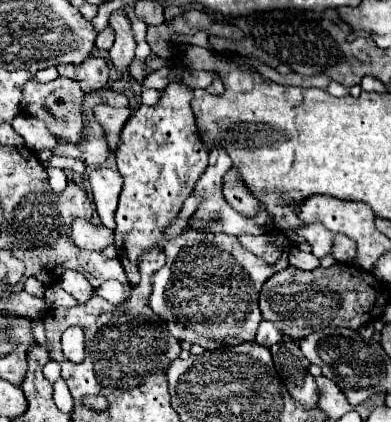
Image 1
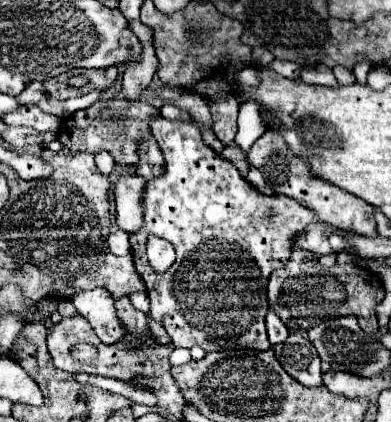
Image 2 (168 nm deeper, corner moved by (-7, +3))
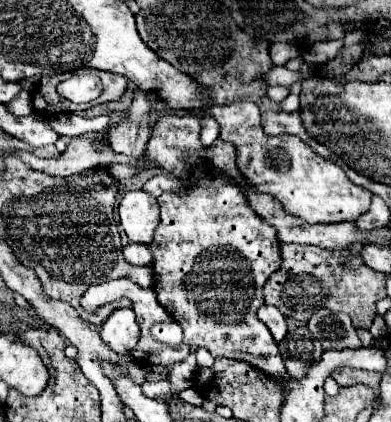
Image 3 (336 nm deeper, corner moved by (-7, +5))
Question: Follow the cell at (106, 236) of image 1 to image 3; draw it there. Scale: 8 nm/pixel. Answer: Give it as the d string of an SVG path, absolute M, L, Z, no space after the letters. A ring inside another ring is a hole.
M129 243L125 249L123 249L123 255L125 259L131 263L131 265L147 265L151 267L153 265L153 253L147 245L135 245L135 243Z

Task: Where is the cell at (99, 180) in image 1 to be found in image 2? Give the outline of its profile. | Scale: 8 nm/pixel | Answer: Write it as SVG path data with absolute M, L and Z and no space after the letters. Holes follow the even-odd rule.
M119 175L113 185L117 225L127 233L141 227L139 191L143 191L143 177L139 175Z

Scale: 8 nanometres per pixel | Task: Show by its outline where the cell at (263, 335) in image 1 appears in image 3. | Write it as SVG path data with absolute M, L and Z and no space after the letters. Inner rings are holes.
M265 303L257 311L257 317L259 317L259 321L263 321L269 327L271 335L275 337L275 341L281 341L287 335L287 323L285 323L285 317L279 313L279 309L275 309L275 307Z

